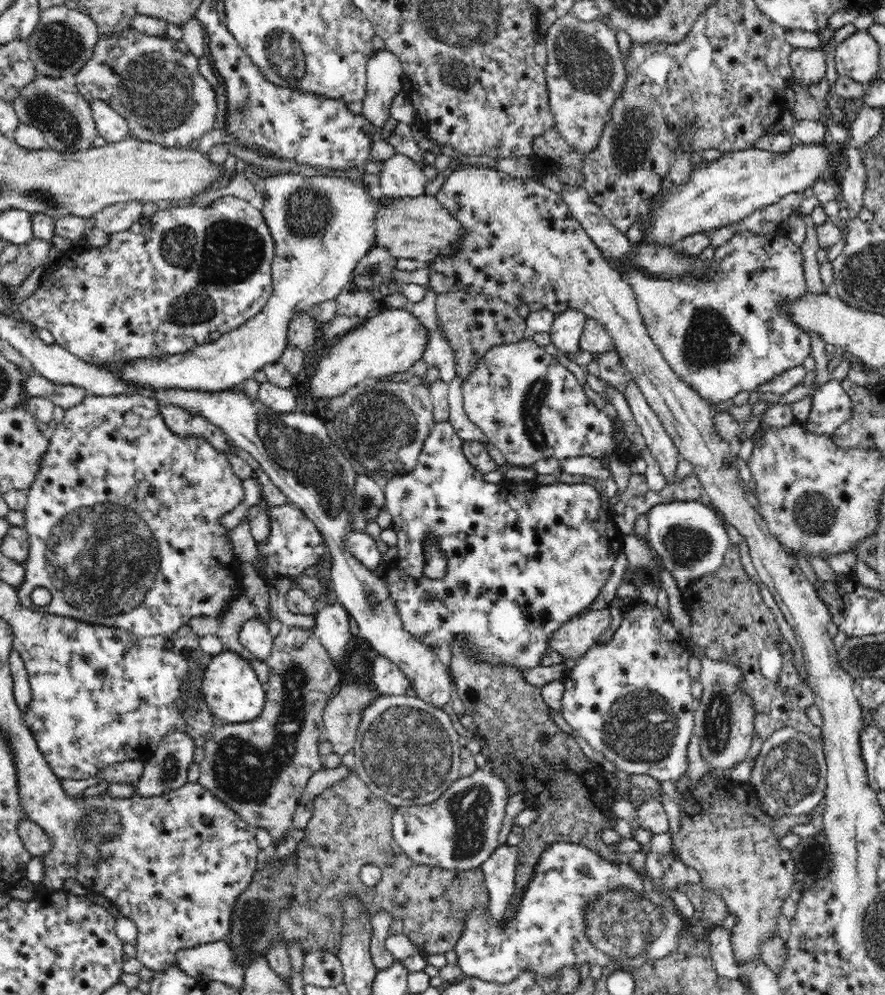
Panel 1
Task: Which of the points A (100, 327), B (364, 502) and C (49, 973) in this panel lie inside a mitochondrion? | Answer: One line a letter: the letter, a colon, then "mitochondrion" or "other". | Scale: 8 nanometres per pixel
A: other
B: mitochondrion
C: other

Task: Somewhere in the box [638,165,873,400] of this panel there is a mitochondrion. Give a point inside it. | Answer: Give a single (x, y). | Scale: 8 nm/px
(708, 340)

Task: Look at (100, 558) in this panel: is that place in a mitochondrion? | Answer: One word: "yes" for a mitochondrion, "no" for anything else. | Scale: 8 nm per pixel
yes

